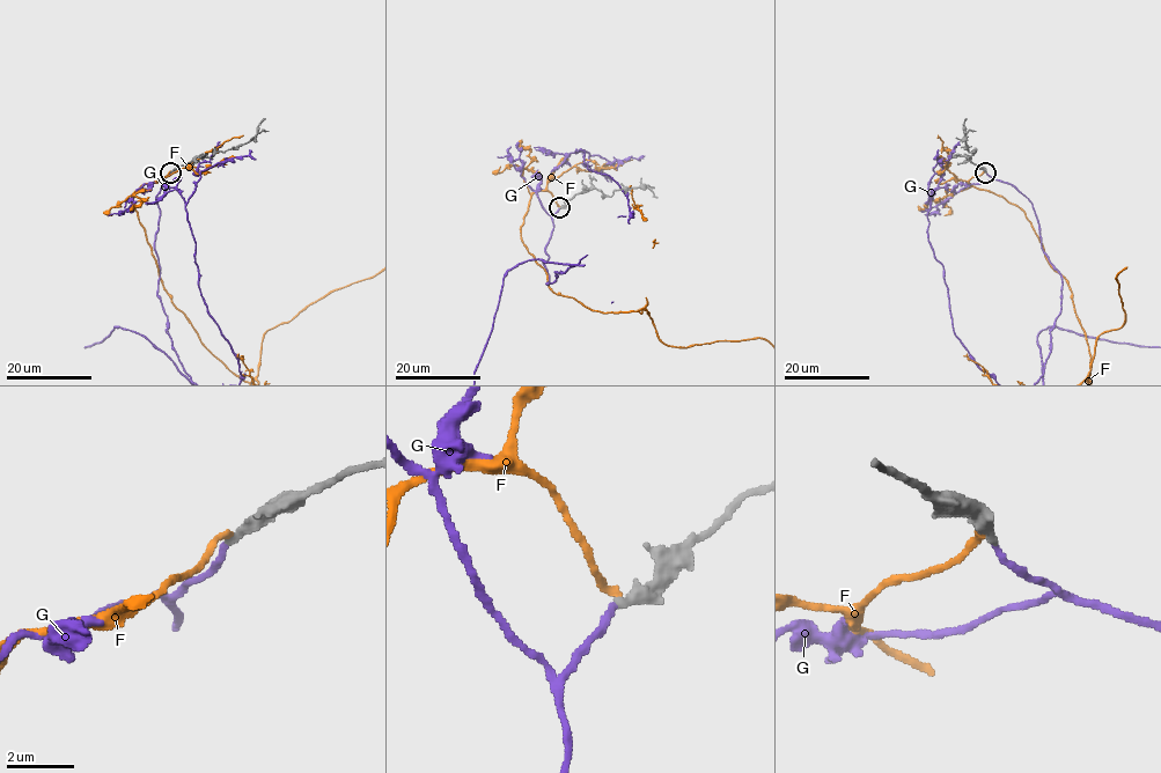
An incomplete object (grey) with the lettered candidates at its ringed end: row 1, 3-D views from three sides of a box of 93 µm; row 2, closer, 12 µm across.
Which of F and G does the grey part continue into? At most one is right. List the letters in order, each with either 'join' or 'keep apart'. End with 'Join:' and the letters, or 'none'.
F: keep apart
G: join
Join: G

